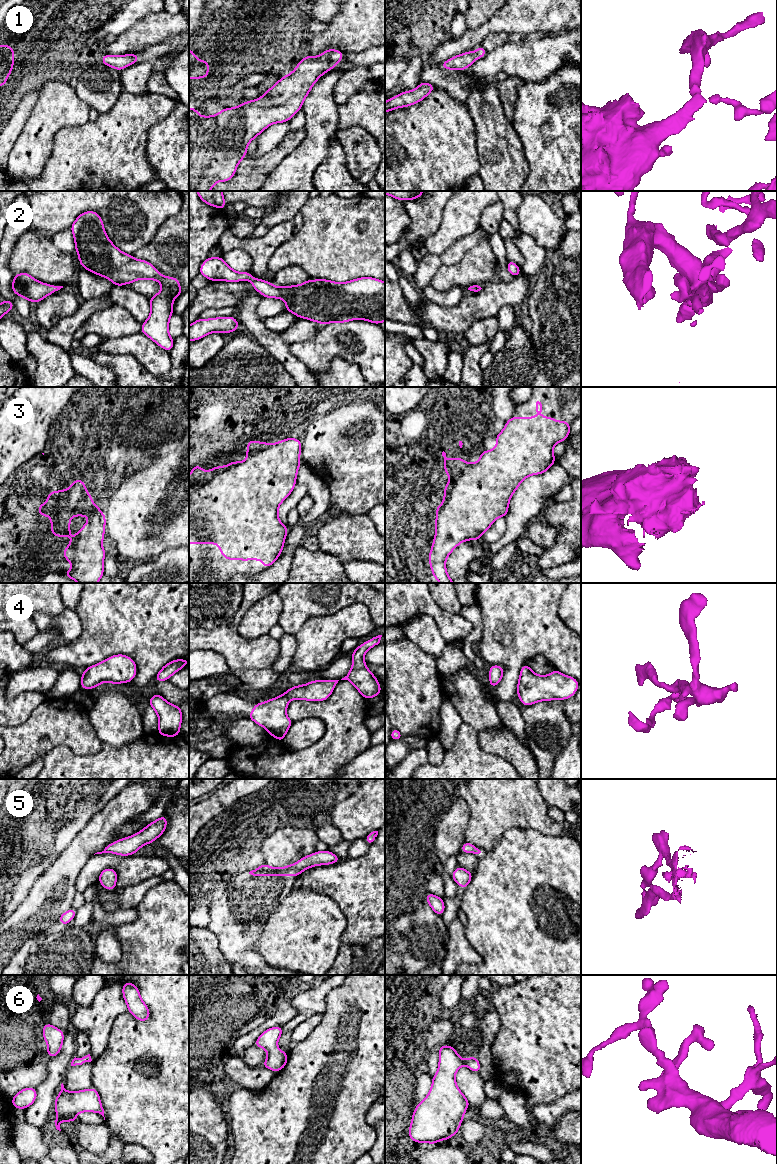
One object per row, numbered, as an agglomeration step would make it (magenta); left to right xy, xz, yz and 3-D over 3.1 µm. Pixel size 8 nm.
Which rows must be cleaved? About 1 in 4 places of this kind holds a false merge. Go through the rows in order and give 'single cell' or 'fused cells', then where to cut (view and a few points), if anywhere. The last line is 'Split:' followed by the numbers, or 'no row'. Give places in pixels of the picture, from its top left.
1: single cell; no cut
2: single cell; no cut
3: single cell; no cut
4: single cell; no cut
5: single cell; no cut
6: single cell; no cut
Split: no row

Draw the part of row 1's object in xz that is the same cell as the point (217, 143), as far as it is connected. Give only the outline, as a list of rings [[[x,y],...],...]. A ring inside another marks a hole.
[[[327,49],[316,57],[304,57],[290,74],[283,76],[259,99],[239,104],[236,108],[225,108],[213,116],[199,116],[196,108],[189,107],[189,191],[210,191],[218,182],[230,181],[241,160],[247,154],[247,146],[268,126],[274,123],[288,122],[302,109],[306,96],[312,86],[326,72],[332,70],[336,64],[344,59],[344,54],[337,49]]]

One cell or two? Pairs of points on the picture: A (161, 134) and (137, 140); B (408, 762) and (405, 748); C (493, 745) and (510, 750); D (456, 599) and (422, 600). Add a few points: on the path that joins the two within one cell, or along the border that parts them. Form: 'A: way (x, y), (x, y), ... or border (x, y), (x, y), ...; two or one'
A: border (162, 119), (148, 132), (147, 161); two
B: border (425, 747), (413, 749), (395, 766); two
C: way (497, 745), (506, 746); one
D: border (430, 593), (439, 606), (454, 613); two

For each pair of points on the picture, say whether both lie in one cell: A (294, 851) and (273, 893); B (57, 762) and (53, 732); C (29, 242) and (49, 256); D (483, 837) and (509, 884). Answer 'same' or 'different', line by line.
A: different
B: different
C: same
D: different

